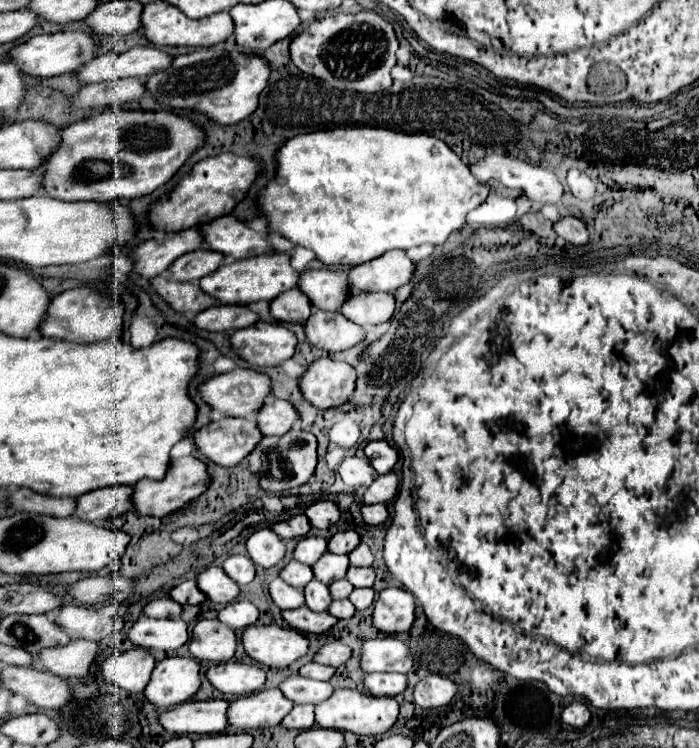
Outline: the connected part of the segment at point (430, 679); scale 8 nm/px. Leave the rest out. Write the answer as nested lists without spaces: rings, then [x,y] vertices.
[[[429,674],[427,678],[423,678],[413,692],[415,704],[421,708],[439,708],[439,706],[447,706],[457,694],[457,684],[453,680],[449,680],[447,676],[439,676],[439,674]]]

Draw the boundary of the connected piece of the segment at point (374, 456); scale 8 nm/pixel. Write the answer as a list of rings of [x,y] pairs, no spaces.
[[[379,440],[379,442],[369,442],[365,446],[365,454],[371,462],[371,466],[379,472],[379,474],[387,474],[393,470],[393,466],[399,460],[399,450],[393,448],[387,440]]]

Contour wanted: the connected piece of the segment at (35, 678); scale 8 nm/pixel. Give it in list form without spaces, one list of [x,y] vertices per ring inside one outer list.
[[[5,666],[1,672],[3,688],[29,698],[39,708],[63,708],[71,700],[71,688],[65,678],[51,672],[37,672],[25,666]]]

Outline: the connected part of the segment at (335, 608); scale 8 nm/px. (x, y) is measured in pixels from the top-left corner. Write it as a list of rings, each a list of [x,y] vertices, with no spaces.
[[[333,600],[333,604],[329,606],[329,614],[341,618],[351,618],[357,610],[353,608],[353,604],[349,600]]]

